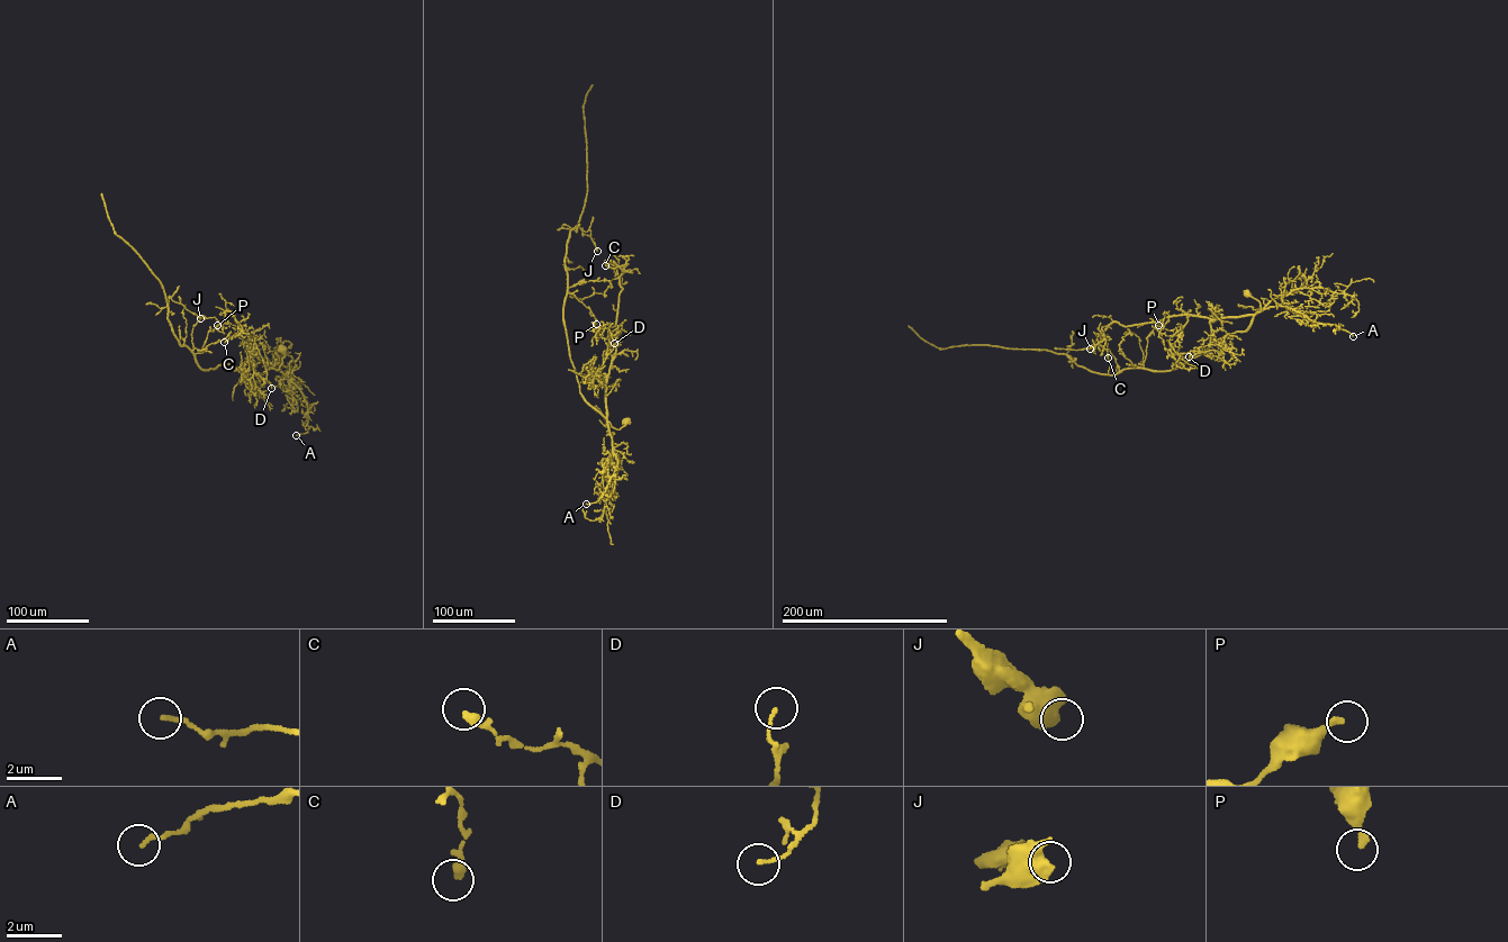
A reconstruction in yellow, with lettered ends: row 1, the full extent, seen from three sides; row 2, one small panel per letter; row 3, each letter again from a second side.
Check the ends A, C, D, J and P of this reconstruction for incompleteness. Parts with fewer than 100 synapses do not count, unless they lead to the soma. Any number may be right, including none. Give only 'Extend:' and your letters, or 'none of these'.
Extend: none of these

